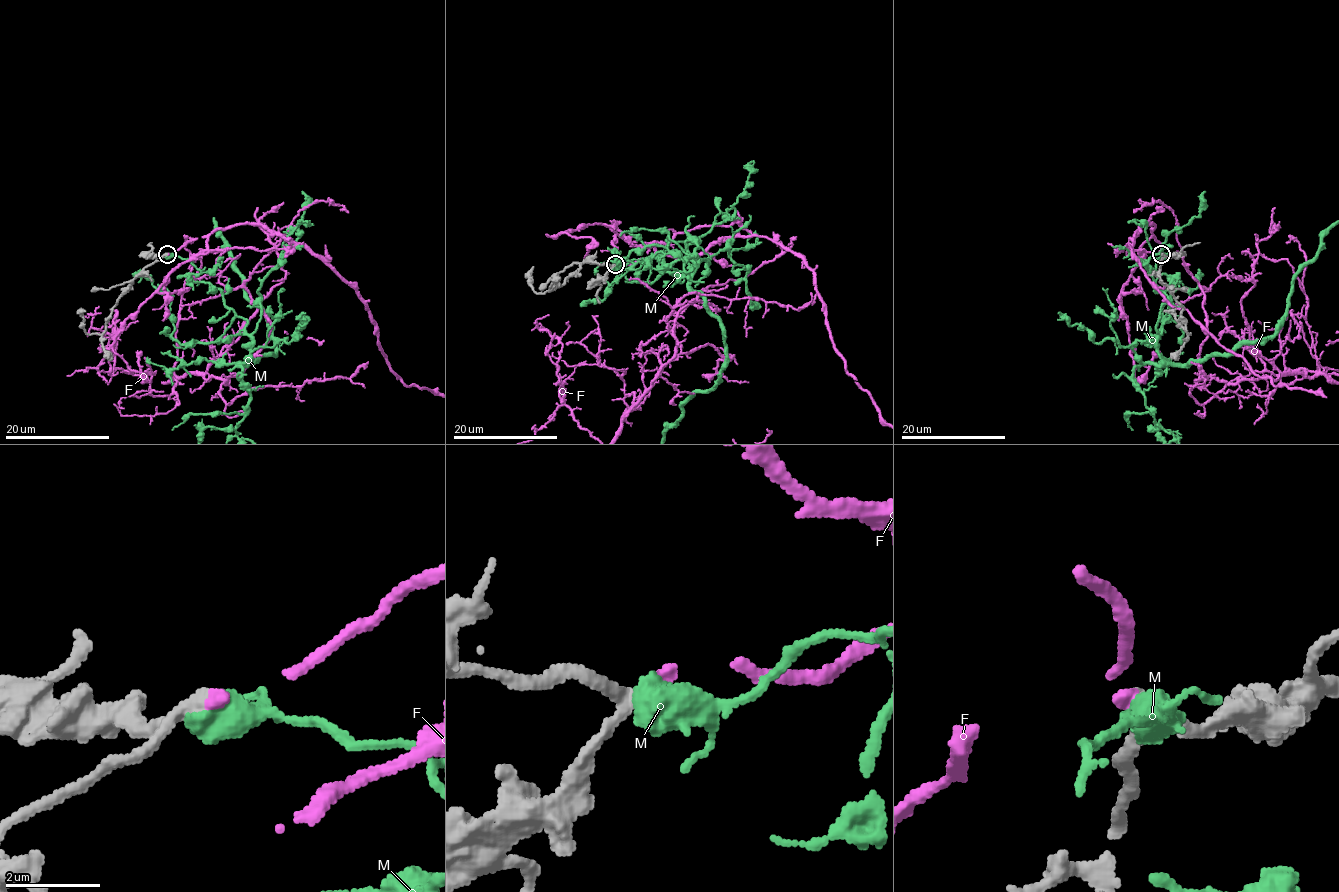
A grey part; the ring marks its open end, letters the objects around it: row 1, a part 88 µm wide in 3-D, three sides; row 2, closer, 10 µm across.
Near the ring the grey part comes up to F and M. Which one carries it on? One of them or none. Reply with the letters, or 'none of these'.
F

